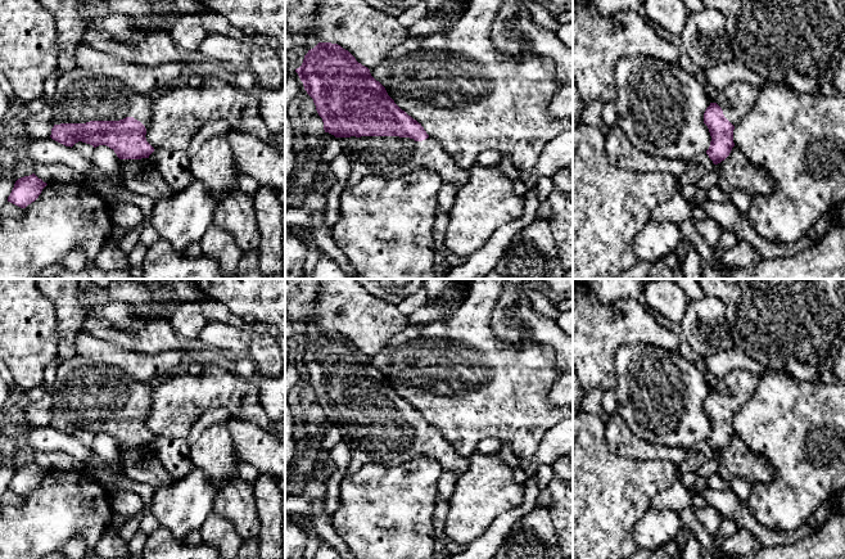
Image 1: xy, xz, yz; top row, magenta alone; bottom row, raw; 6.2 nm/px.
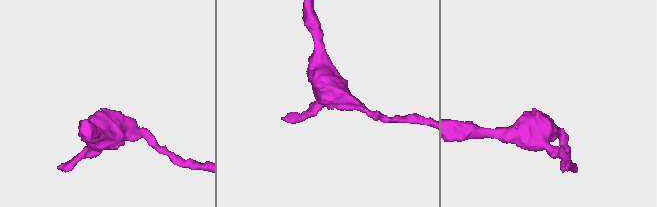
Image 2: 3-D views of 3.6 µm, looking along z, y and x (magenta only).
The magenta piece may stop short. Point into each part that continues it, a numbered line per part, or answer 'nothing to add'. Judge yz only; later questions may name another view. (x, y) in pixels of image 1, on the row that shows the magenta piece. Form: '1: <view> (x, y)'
1: yz (737, 99)

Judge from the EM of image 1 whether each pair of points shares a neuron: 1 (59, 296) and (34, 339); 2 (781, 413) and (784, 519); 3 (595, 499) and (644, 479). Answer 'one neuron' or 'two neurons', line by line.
1: two neurons
2: one neuron
3: one neuron

